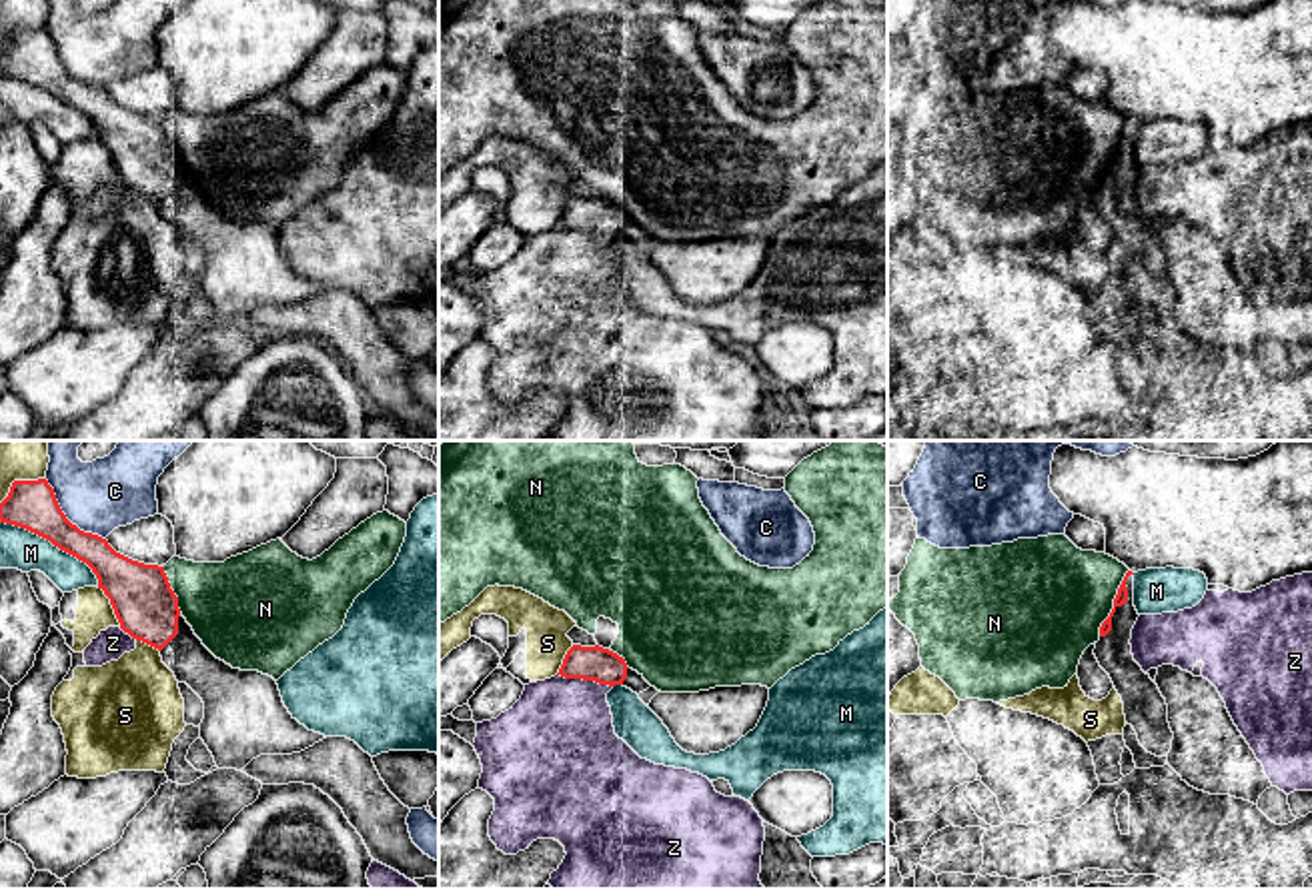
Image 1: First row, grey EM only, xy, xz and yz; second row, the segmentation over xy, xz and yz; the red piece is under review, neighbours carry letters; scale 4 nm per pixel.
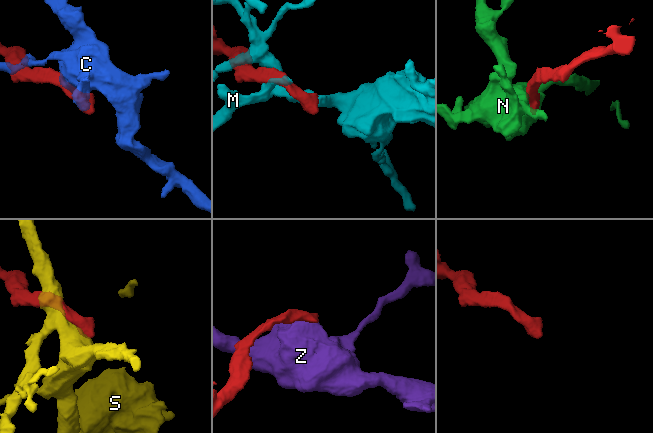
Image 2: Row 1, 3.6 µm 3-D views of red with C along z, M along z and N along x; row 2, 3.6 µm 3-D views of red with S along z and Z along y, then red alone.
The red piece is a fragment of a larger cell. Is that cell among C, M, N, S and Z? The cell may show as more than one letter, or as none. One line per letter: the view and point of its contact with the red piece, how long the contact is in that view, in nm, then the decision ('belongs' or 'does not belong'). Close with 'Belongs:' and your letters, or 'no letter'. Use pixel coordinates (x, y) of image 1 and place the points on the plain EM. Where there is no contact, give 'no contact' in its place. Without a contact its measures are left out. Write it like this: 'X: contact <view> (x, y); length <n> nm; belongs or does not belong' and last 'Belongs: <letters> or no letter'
C: contact xy (65, 69); length 340 nm; does not belong
M: contact xy (55, 97); length 480 nm; does not belong
N: contact yz (1114, 155); length 300 nm; does not belong
S: contact xy (111, 155); length 190 nm; does not belong
Z: contact xz (585, 231); length 240 nm; does not belong
Belongs: no letter

